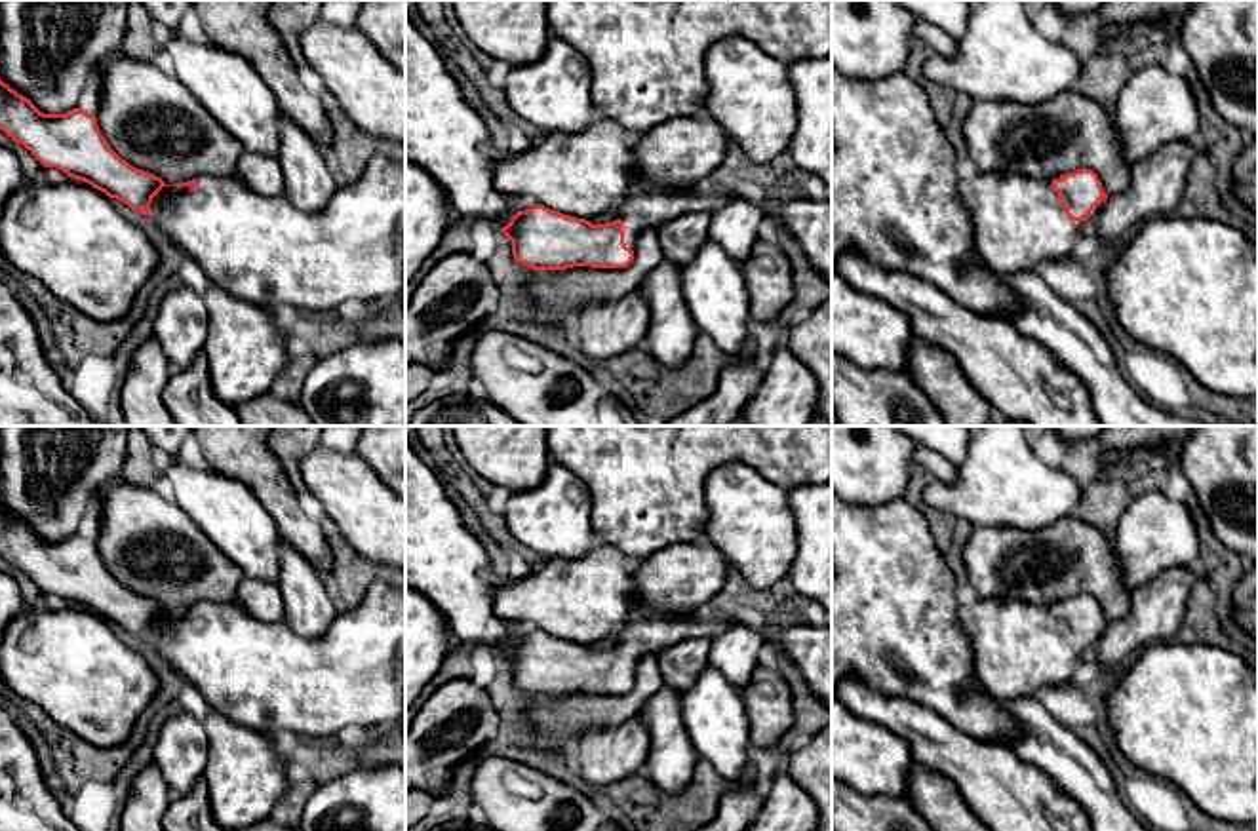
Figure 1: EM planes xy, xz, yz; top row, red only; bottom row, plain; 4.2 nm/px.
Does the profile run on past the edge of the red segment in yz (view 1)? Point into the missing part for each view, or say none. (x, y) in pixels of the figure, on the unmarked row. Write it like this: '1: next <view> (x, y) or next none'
1: next yz (1019, 649)

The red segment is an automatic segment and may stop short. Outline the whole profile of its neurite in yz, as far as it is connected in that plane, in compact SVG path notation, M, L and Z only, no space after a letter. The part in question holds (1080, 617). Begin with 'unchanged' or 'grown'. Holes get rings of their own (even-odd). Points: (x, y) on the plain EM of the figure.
grown; M1092 595L1054 605L976 597L957 607L957 620L973 645L974 675L995 702L1032 698L1047 686L1068 686L1085 652L1102 639L1108 620Z

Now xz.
grown; M607 542L579 559L544 561L518 582L499 582L491 609L502 622L537 628L501 654L512 667L514 686L533 696L626 694L643 656L658 656L687 637L710 641L742 620L776 645L832 709L832 626L799 622L765 629L748 614L702 622L697 612L649 610L636 595L624 553ZM607 637L617 639L613 648L590 648Z

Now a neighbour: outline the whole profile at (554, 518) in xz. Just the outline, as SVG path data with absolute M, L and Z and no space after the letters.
M558 462L533 489L506 493L502 519L518 544L550 559L579 559L596 536L586 485Z

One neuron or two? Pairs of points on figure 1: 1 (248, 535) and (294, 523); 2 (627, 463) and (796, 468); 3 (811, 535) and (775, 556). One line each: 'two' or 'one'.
1: two
2: one
3: two

